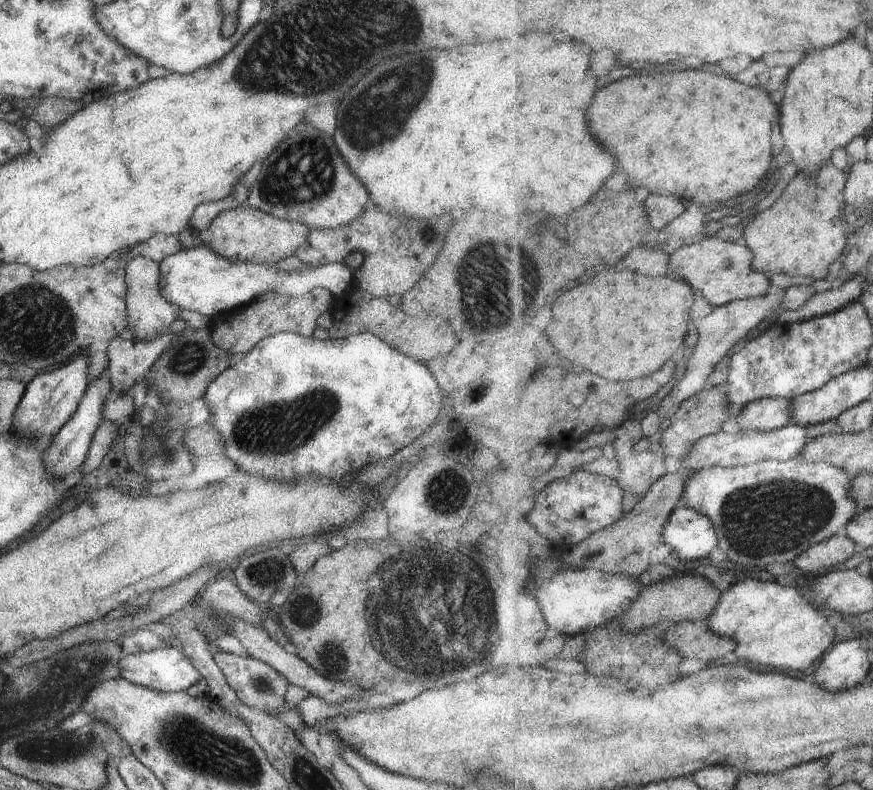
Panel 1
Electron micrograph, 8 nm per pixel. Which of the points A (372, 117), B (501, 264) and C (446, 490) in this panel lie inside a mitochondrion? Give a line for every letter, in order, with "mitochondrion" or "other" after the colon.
A: mitochondrion
B: mitochondrion
C: mitochondrion

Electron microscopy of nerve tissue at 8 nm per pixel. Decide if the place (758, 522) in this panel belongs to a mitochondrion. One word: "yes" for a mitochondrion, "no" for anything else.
yes

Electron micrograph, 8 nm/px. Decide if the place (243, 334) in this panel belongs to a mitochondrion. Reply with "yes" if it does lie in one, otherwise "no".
no

